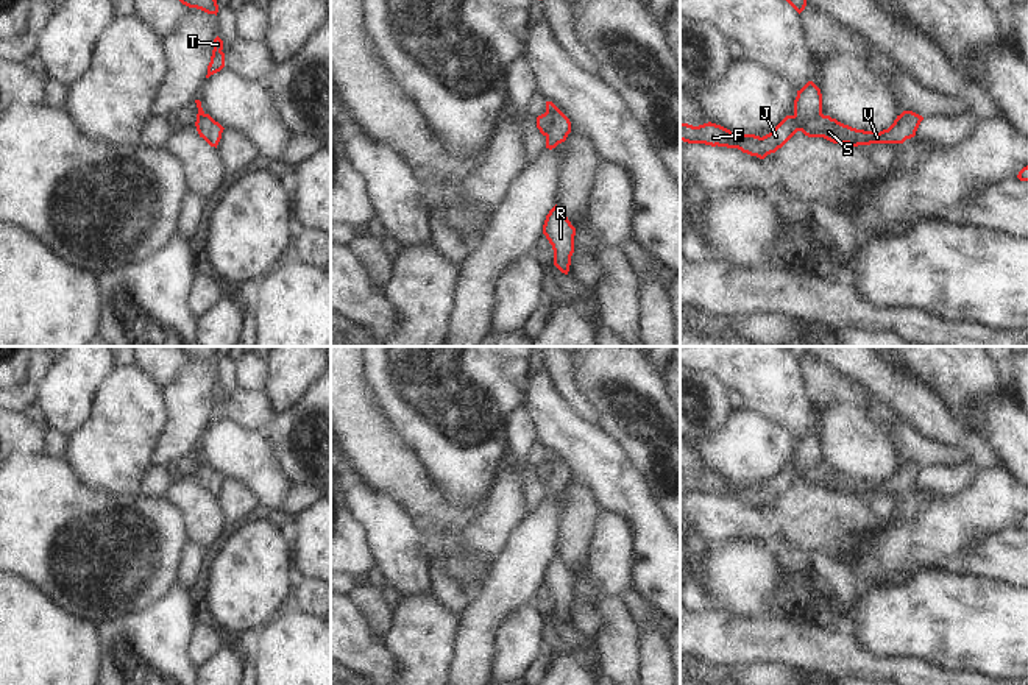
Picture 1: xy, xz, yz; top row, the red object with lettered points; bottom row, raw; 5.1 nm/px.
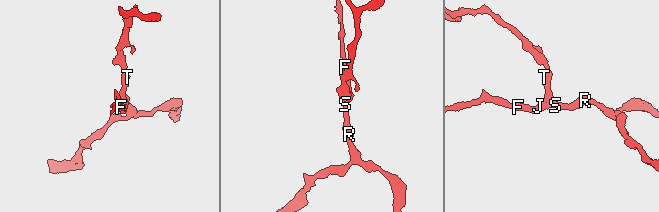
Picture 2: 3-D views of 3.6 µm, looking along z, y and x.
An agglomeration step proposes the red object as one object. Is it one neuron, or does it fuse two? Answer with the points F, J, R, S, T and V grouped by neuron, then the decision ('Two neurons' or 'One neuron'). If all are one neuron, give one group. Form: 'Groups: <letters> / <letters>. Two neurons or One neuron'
Groups: F J R S V / T. Two neurons.

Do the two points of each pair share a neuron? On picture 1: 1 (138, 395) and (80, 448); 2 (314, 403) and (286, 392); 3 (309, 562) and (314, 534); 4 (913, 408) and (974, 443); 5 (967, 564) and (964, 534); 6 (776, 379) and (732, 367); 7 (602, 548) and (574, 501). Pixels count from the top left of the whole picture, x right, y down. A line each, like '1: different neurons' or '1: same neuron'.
1: same neuron
2: different neurons
3: same neuron
4: same neuron
5: different neurons
6: same neuron
7: different neurons

